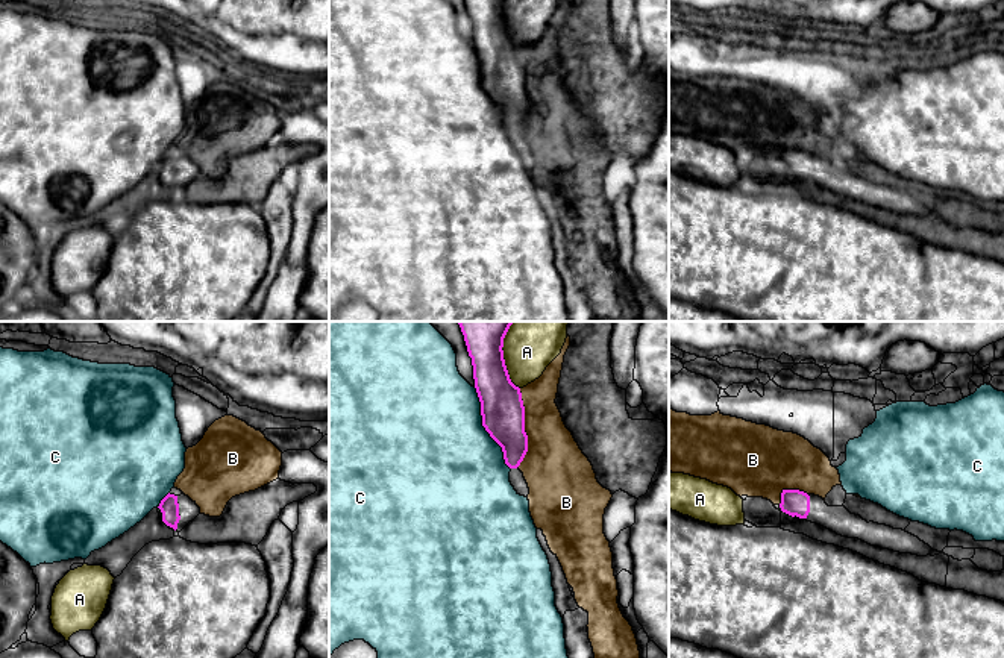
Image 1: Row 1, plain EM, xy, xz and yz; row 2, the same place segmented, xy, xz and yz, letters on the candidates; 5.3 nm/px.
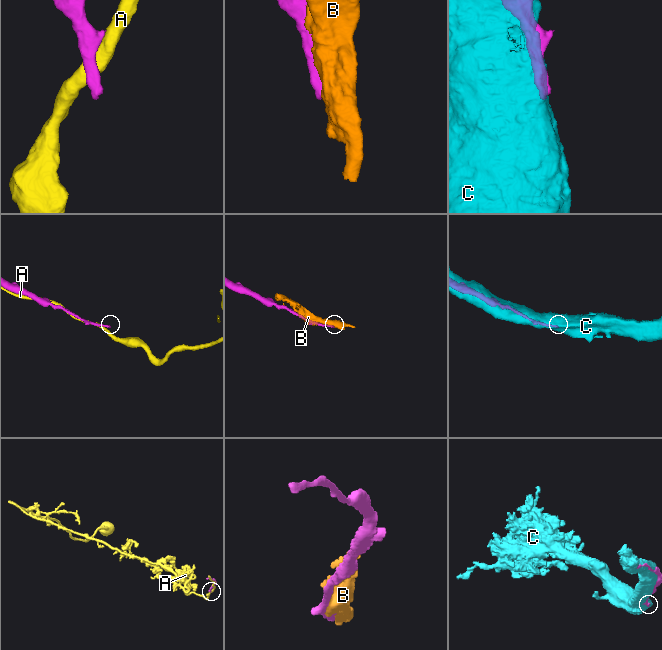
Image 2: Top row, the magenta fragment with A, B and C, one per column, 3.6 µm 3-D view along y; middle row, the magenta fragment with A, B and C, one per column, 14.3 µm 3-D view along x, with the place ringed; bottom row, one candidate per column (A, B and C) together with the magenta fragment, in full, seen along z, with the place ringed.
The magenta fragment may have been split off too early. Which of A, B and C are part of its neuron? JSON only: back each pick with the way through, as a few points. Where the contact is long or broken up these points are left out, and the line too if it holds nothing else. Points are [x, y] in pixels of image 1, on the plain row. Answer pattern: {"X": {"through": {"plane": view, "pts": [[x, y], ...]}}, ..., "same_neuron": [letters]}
{"same_neuron": []}

